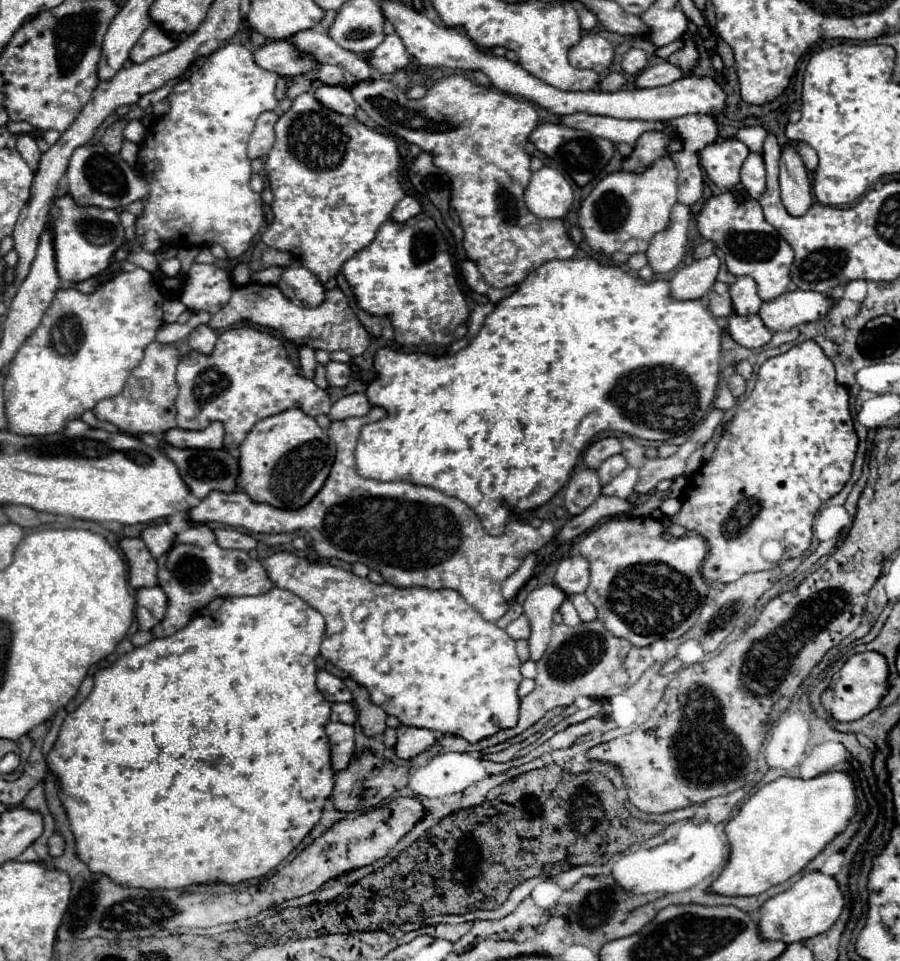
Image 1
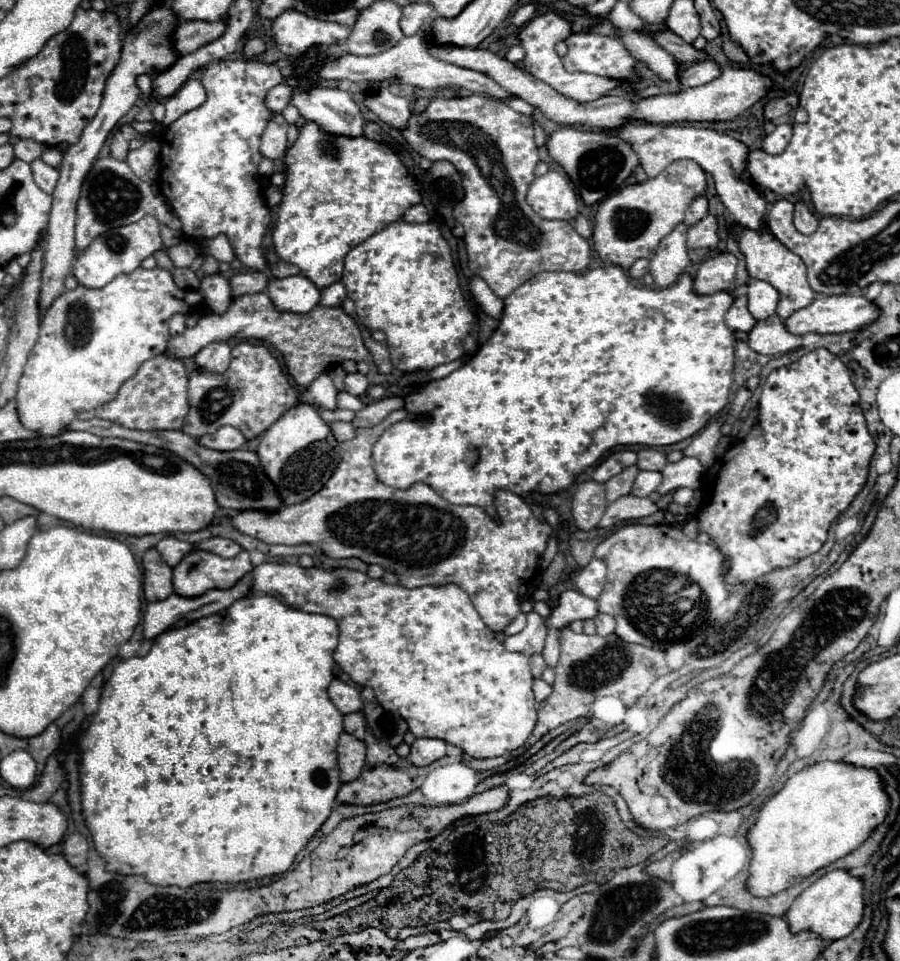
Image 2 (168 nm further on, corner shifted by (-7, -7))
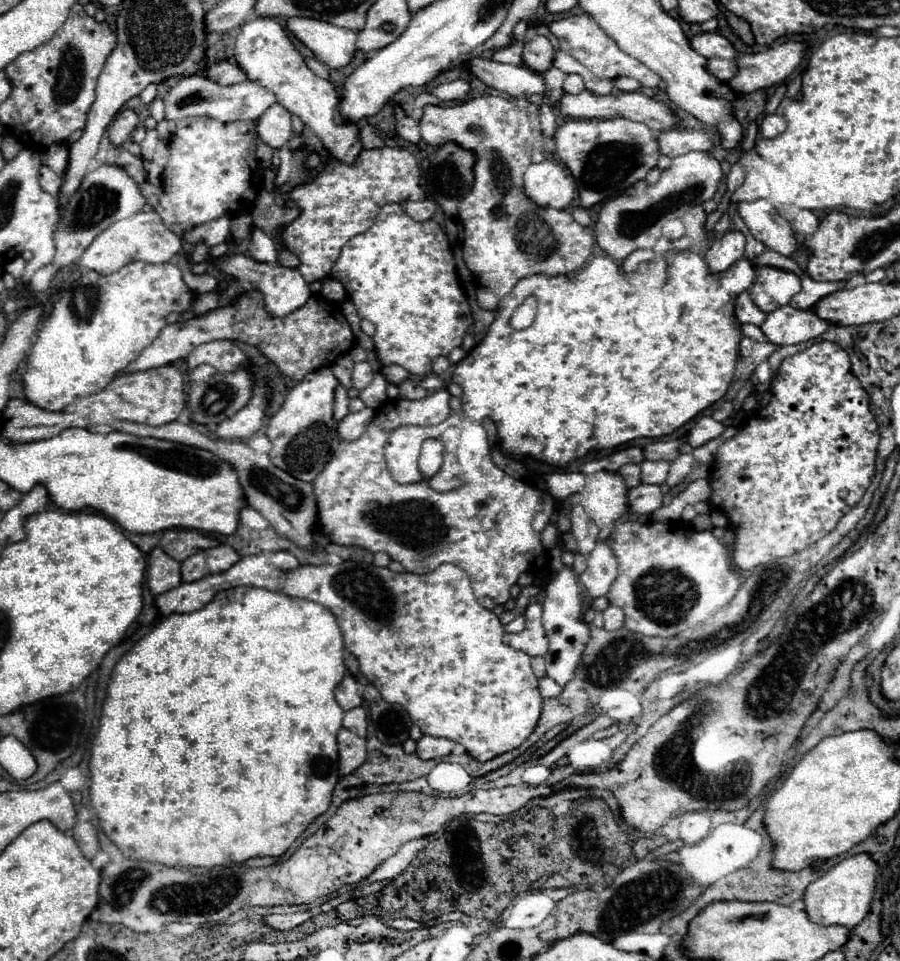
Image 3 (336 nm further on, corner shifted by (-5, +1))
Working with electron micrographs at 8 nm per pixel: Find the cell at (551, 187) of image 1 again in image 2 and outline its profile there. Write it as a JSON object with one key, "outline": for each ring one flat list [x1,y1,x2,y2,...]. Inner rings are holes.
{"outline":[[548,170,532,182,528,190,528,204,546,220,572,220,578,216,574,184,554,170]]}

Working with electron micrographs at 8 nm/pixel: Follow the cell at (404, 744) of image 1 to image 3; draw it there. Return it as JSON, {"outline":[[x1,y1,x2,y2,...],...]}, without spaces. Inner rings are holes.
{"outline":[[430,736,430,738,420,738,420,740,424,740,422,744,420,744,420,754,418,754,418,748,416,748,416,756,420,756,422,760,430,760,430,758,442,758,442,756,448,756,450,752,452,752,452,748,454,748,454,742,452,740,446,740,446,738,434,738,434,736]]}

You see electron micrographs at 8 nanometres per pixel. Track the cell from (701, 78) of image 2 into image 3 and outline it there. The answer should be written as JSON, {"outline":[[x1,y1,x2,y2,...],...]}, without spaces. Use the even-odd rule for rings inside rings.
{"outline":[[710,58,708,60,708,70,718,76,720,80,732,80,736,76,736,64,732,60,720,60,720,58]]}

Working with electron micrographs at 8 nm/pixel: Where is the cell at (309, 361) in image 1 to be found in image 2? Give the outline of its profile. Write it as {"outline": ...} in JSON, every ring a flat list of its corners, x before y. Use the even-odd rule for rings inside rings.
{"outline":[[322,372,310,386,308,386,308,396,322,408,336,408,336,388,326,372]]}

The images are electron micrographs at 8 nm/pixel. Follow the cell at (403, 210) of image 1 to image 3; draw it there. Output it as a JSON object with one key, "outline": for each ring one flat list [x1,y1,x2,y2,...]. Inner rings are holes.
{"outline":[[420,200,420,202,404,202,404,208,408,212,408,216,416,222,426,222,434,216,436,212,436,204,432,200]]}

